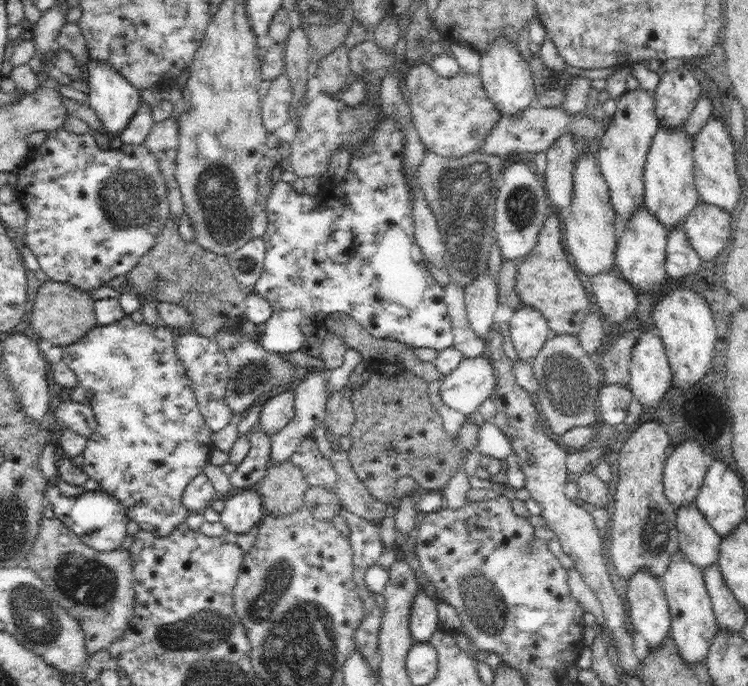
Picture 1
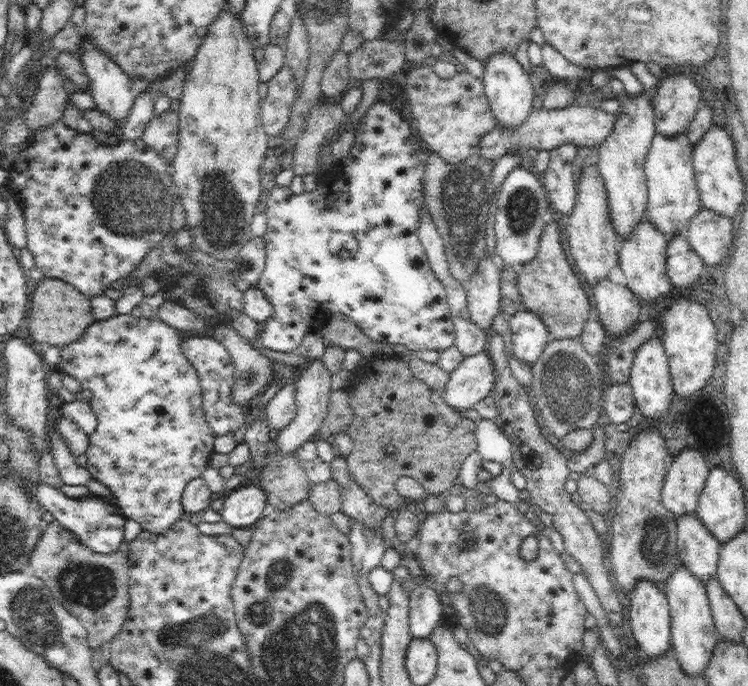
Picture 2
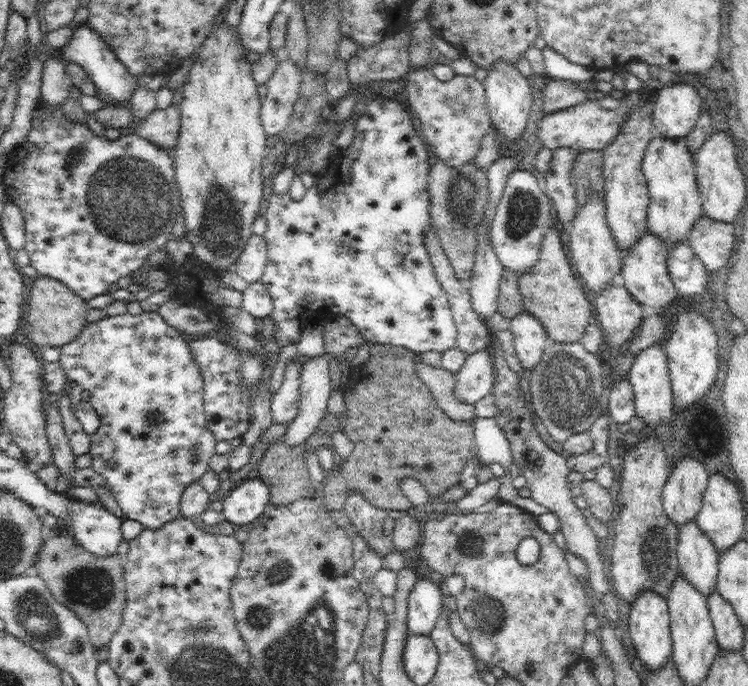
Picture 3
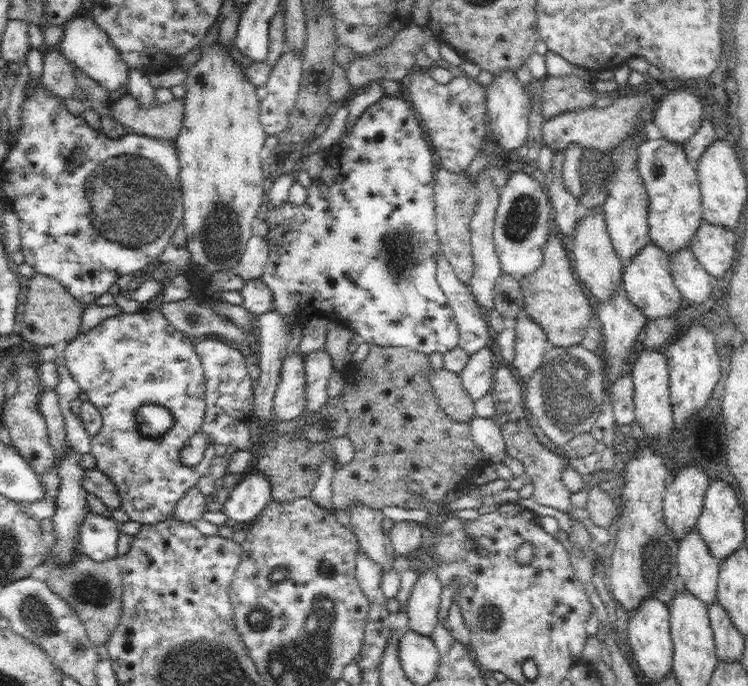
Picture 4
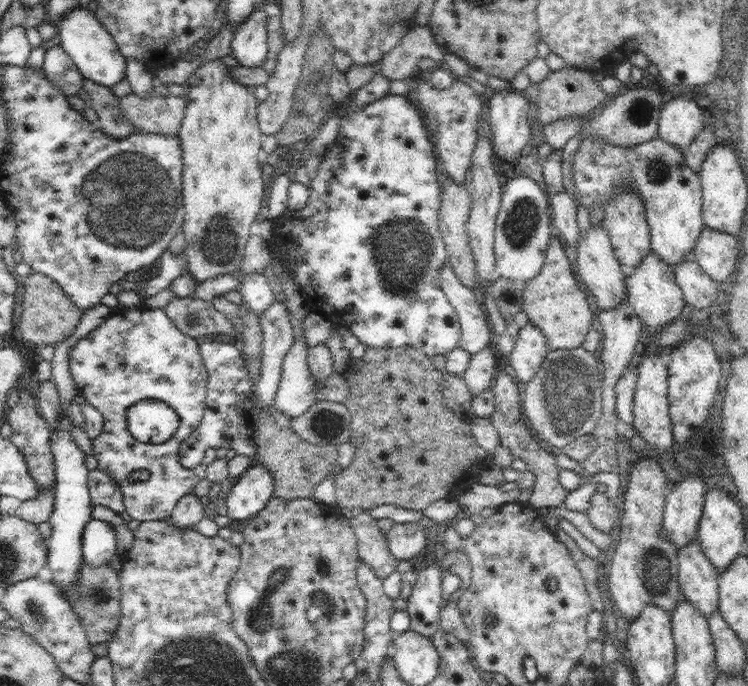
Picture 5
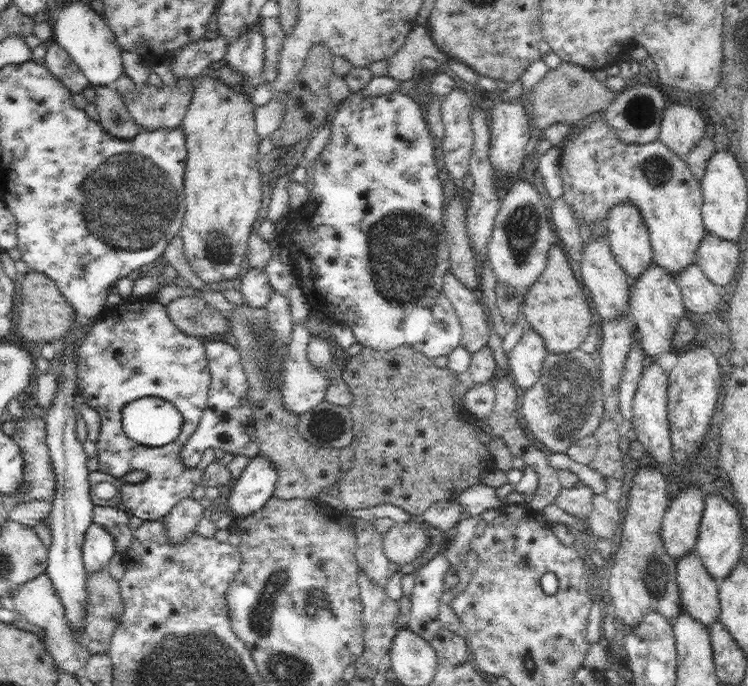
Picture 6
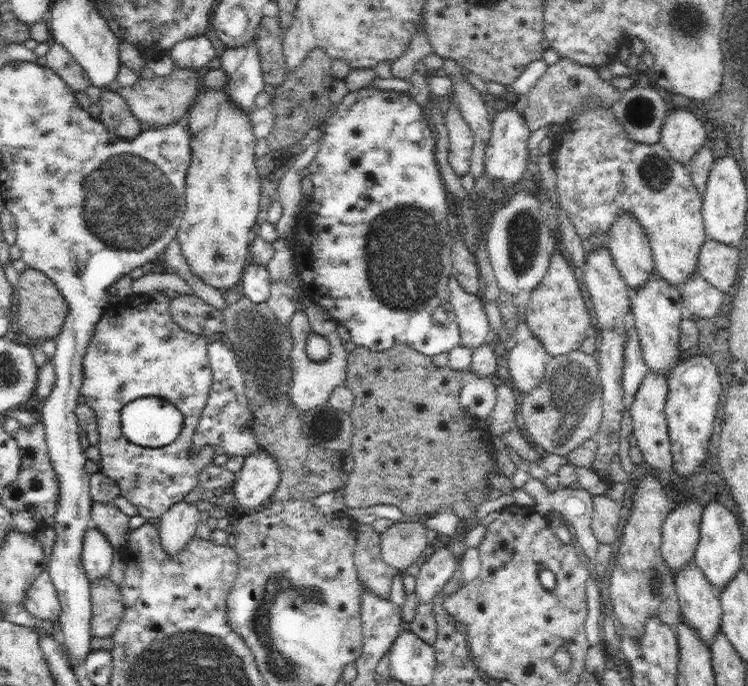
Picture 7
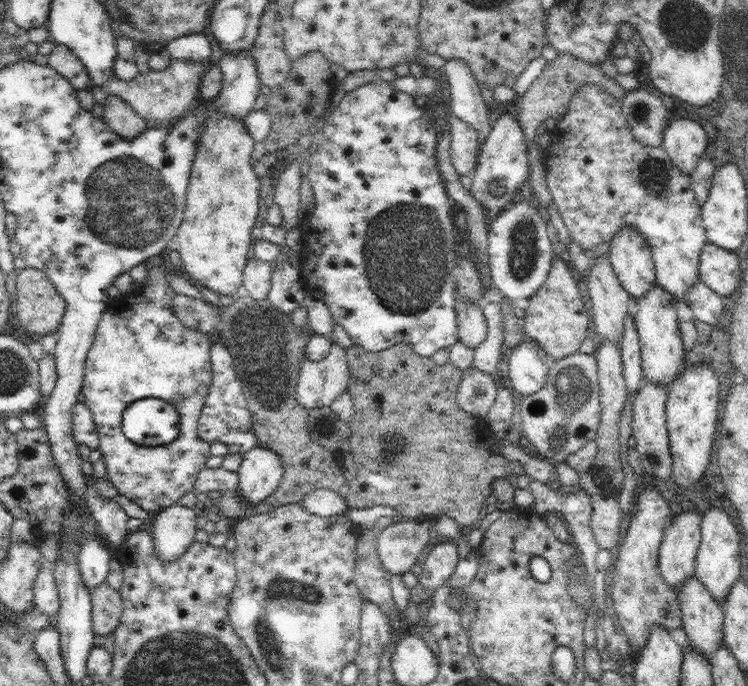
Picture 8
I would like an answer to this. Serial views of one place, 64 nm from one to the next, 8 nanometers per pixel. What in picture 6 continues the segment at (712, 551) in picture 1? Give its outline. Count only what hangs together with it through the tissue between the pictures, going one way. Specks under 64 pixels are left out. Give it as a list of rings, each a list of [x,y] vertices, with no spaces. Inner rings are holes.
[[[695,548],[677,558],[677,590],[681,606],[699,624],[709,628],[719,618],[719,592],[717,580],[707,572]]]

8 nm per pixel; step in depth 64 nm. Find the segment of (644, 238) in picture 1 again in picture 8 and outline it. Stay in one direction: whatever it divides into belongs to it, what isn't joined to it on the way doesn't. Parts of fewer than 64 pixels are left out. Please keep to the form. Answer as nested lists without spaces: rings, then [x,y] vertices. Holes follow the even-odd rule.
[[[655,282],[655,286],[635,300],[635,328],[639,334],[639,350],[641,350],[641,368],[645,380],[659,382],[661,386],[669,388],[673,378],[685,368],[685,348],[683,338],[677,322],[677,304],[679,298],[671,292],[667,292],[661,284]]]

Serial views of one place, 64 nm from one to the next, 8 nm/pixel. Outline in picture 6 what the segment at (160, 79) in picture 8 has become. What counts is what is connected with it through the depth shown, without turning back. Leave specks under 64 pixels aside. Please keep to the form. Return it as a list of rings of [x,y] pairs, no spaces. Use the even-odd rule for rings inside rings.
[[[181,78],[181,80],[175,80],[175,88],[153,88],[153,86],[145,86],[141,90],[131,90],[127,92],[125,96],[121,96],[121,102],[123,102],[123,108],[127,110],[127,114],[131,116],[133,124],[139,126],[141,130],[145,132],[155,132],[155,130],[165,130],[165,132],[171,132],[171,130],[177,130],[183,122],[183,116],[185,116],[185,110],[191,102],[191,92],[193,92],[193,82],[195,78]]]

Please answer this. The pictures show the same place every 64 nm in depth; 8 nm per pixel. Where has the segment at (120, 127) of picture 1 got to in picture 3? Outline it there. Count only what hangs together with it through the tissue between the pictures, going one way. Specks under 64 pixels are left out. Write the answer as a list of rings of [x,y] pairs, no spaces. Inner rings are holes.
[[[83,24],[81,28],[75,28],[73,36],[71,36],[71,42],[67,48],[61,50],[61,58],[65,60],[71,60],[71,62],[77,62],[85,76],[91,80],[93,88],[95,88],[95,98],[99,102],[103,102],[107,108],[113,106],[113,108],[121,108],[121,106],[127,106],[135,88],[139,86],[145,86],[147,90],[151,92],[157,92],[159,88],[163,88],[165,84],[165,76],[151,76],[151,78],[135,78],[135,76],[129,76],[125,70],[125,64],[121,64],[115,56],[115,52],[101,40],[101,36],[97,32],[93,32],[89,28],[89,24]]]

